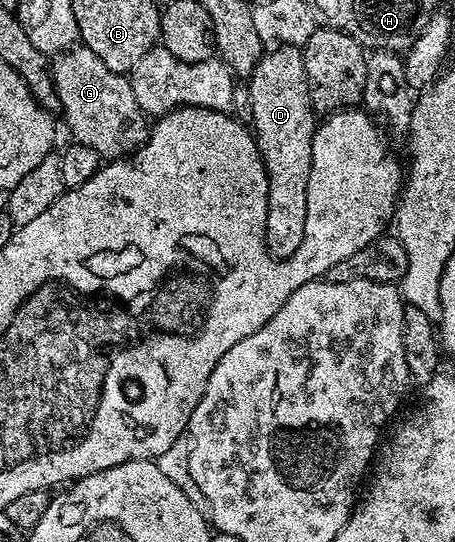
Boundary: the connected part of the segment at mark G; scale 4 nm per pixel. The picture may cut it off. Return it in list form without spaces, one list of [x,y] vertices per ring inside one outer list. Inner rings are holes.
[[[72,47],[56,56],[50,66],[67,129],[80,145],[91,145],[103,159],[134,154],[149,136],[149,121],[133,99],[133,87],[124,74],[109,71],[93,51]]]

